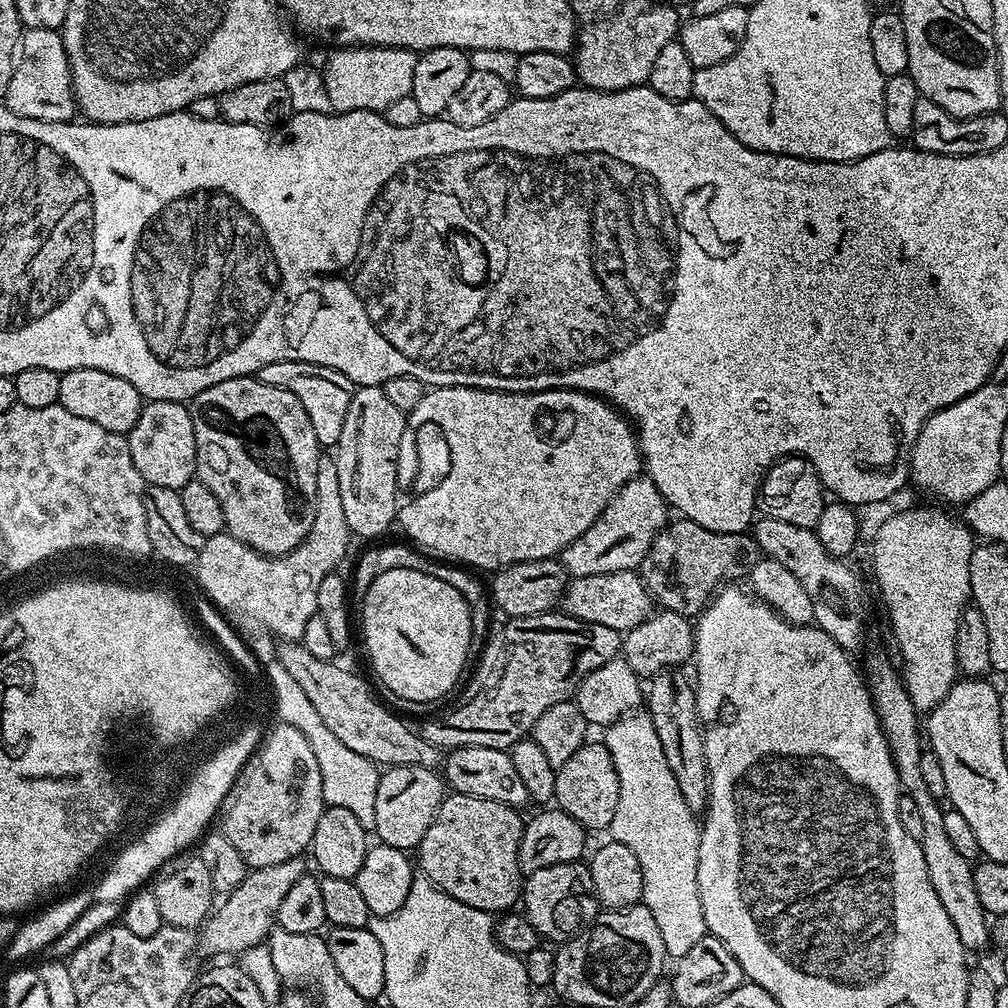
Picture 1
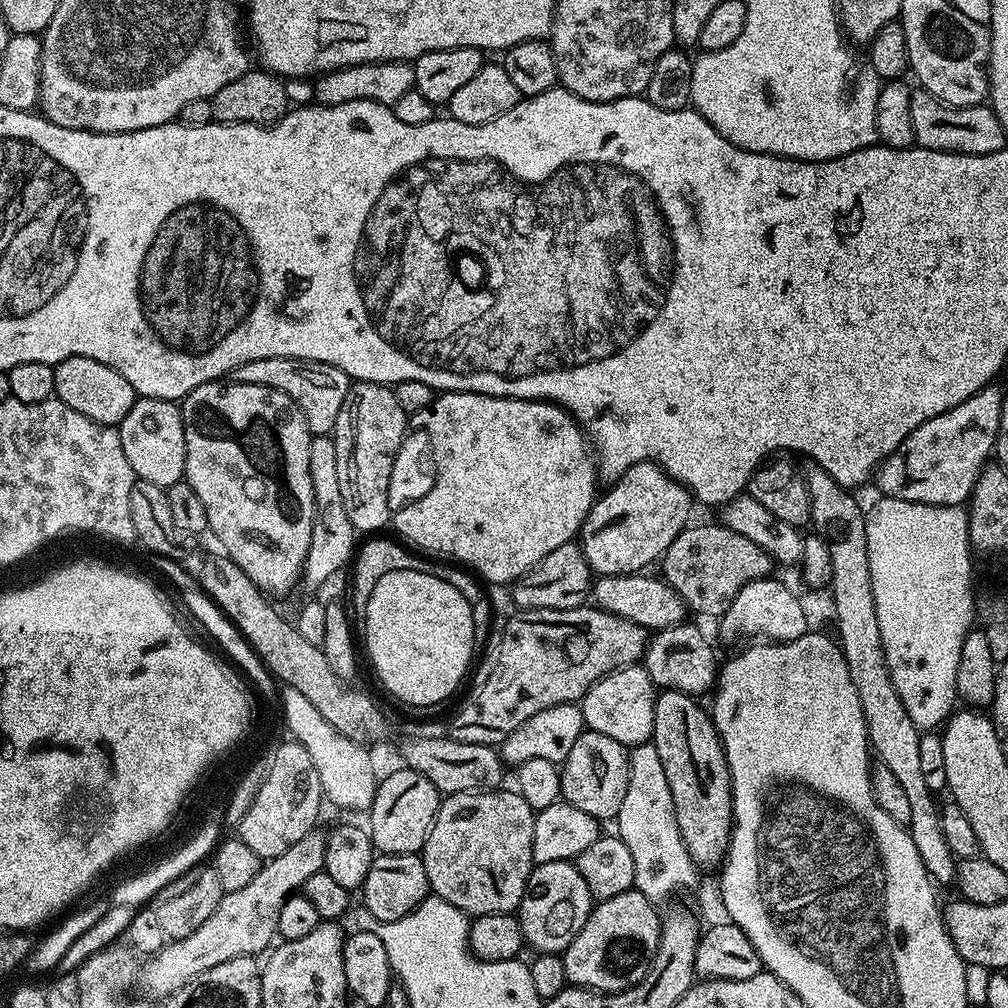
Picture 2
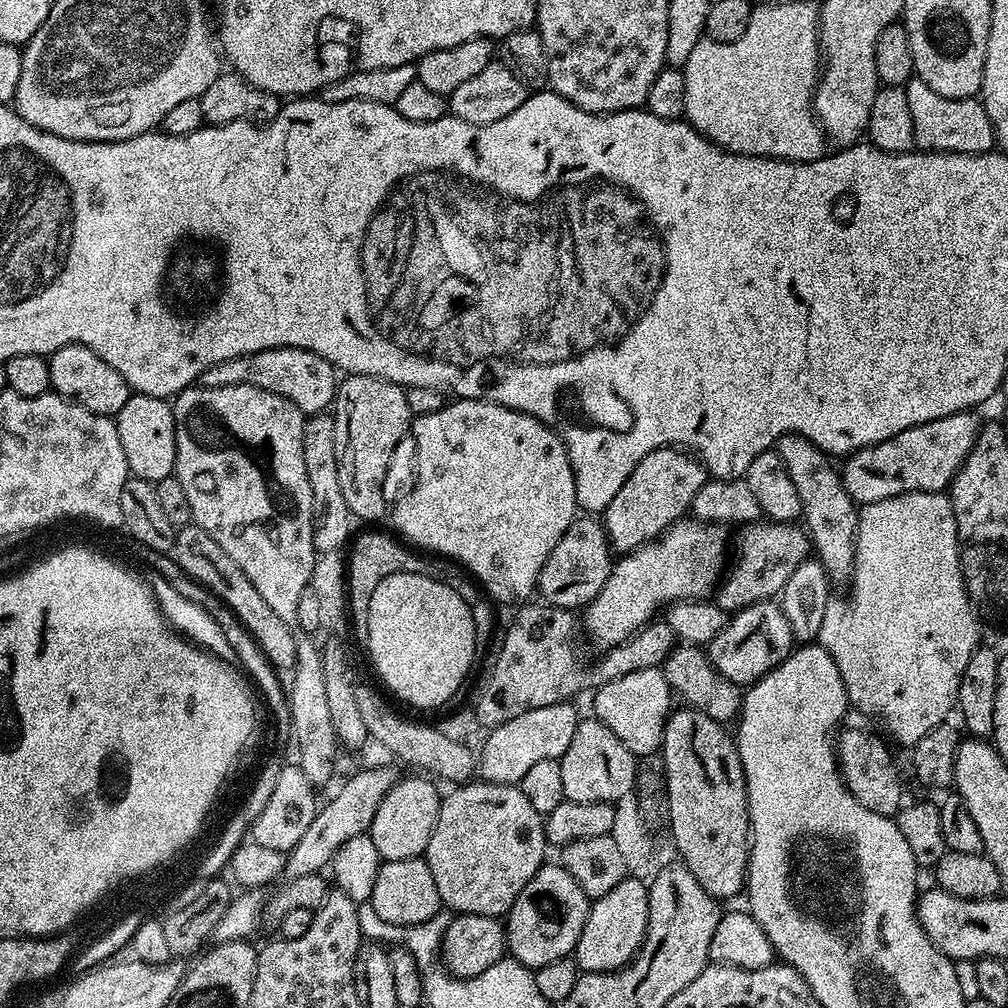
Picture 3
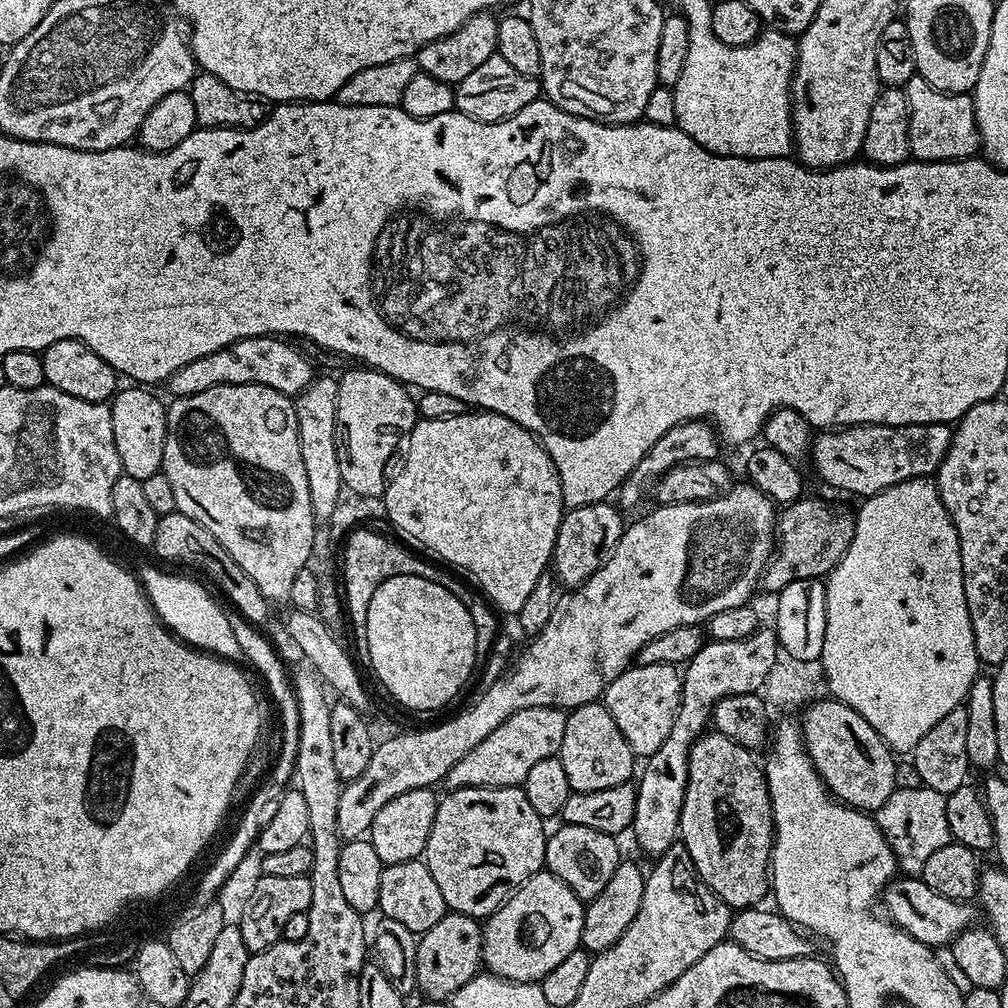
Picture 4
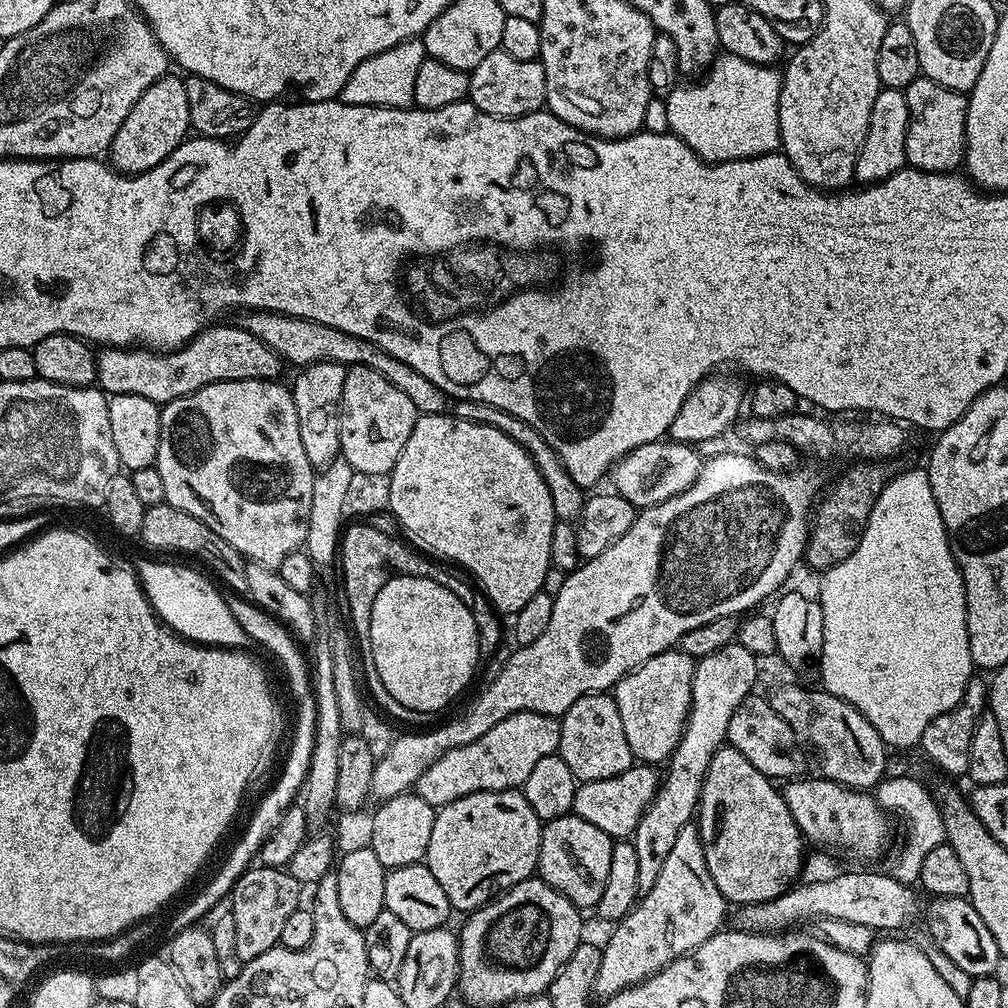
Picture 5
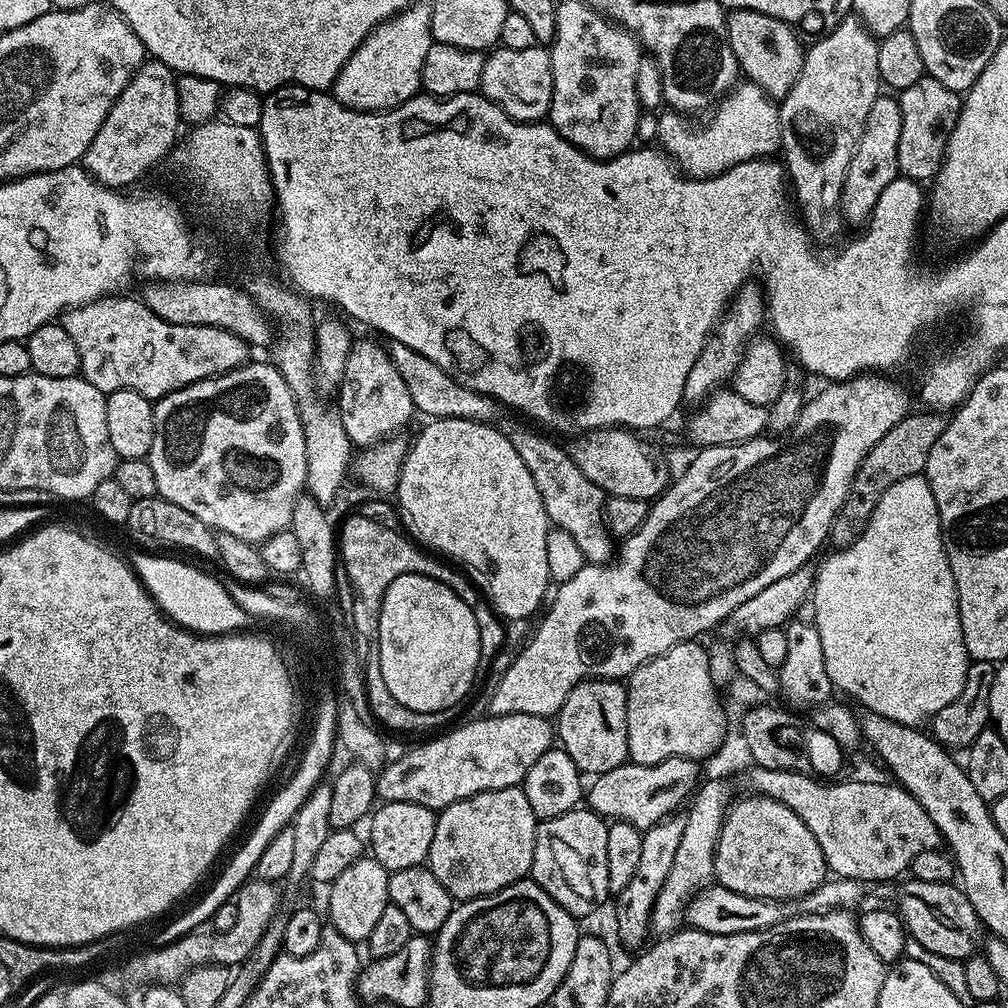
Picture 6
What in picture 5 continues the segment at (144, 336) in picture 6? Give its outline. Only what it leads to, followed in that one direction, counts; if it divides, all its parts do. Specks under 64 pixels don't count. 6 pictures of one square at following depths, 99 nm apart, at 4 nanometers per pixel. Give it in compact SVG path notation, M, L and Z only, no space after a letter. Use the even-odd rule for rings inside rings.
M217 323L202 332L197 332L193 340L189 340L183 348L157 354L152 350L125 350L105 347L96 358L96 384L108 396L118 394L138 394L142 398L150 398L150 402L161 406L172 400L182 398L186 394L194 394L202 390L202 386L210 386L214 382L234 382L235 380L276 380L279 377L282 361L266 342L258 342L254 334L239 326Z

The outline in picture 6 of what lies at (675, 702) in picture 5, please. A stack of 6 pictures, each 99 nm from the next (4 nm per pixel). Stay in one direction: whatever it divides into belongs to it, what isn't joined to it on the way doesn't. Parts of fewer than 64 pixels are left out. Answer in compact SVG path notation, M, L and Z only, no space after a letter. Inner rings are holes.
M684 640L640 664L626 680L629 761L657 764L666 758L685 756L703 762L718 752L730 731L730 720L716 686L710 672L708 648L696 640Z

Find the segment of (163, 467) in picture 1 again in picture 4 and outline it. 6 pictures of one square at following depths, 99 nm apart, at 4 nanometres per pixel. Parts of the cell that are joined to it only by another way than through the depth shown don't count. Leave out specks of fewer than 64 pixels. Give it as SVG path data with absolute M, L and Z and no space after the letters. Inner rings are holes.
M144 386L121 387L110 401L114 422L114 446L118 446L120 471L123 475L141 481L158 474L163 469L162 454L166 450L168 409L165 401L155 396L155 391Z

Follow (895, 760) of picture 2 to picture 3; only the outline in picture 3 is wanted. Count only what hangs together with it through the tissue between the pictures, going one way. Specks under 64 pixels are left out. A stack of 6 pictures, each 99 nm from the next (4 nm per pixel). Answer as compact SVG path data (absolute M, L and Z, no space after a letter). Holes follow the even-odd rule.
M786 435L776 441L774 451L782 458L786 474L790 474L790 482L794 482L798 489L798 498L802 498L802 524L829 581L833 585L851 585L856 561L856 527L860 518L858 505L846 490L843 475L832 469L833 461L828 453L814 446L814 442L805 436Z

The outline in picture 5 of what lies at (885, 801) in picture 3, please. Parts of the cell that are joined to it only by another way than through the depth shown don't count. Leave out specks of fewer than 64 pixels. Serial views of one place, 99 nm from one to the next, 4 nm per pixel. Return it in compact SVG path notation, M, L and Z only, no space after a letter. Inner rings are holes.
M793 682L789 685L773 687L768 696L771 708L787 722L792 732L799 739L803 741L805 739L820 750L820 766L823 770L821 773L825 779L838 781L838 783L844 784L848 788L875 789L887 773L886 754L888 754L887 745L877 730L870 725L869 720L856 707L850 706L844 699L838 698L836 695L830 695L823 688L809 691L798 685L799 683Z

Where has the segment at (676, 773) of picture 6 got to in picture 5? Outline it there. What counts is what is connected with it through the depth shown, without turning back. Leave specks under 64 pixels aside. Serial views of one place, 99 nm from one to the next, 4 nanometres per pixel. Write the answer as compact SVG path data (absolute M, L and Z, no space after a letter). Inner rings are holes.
M633 763L622 774L614 778L586 780L576 785L572 812L578 818L586 818L586 822L594 822L598 830L613 838L628 838L635 832L642 814L656 797L660 788L661 773L651 764Z

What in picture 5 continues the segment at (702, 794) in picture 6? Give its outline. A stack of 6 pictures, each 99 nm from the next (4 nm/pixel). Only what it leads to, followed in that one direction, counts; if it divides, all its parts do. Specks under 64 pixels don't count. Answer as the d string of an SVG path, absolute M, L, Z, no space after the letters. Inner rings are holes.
M695 823L682 826L654 886L637 899L636 907L628 915L615 921L616 929L609 934L608 941L603 941L595 995L607 998L640 984L679 956L702 946L702 942L721 931L724 908L724 895L714 886L710 870L706 870L699 827Z

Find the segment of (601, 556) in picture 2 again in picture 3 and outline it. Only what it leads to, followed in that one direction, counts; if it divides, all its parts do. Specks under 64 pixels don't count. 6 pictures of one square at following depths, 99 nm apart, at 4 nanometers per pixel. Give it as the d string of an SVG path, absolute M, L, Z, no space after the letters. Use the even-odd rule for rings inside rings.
M679 447L659 448L646 454L646 458L634 466L630 478L626 478L622 490L618 490L604 507L602 523L613 553L633 552L638 546L661 536L674 521L685 519L694 502L694 494L698 494L707 479L708 469L695 455Z

